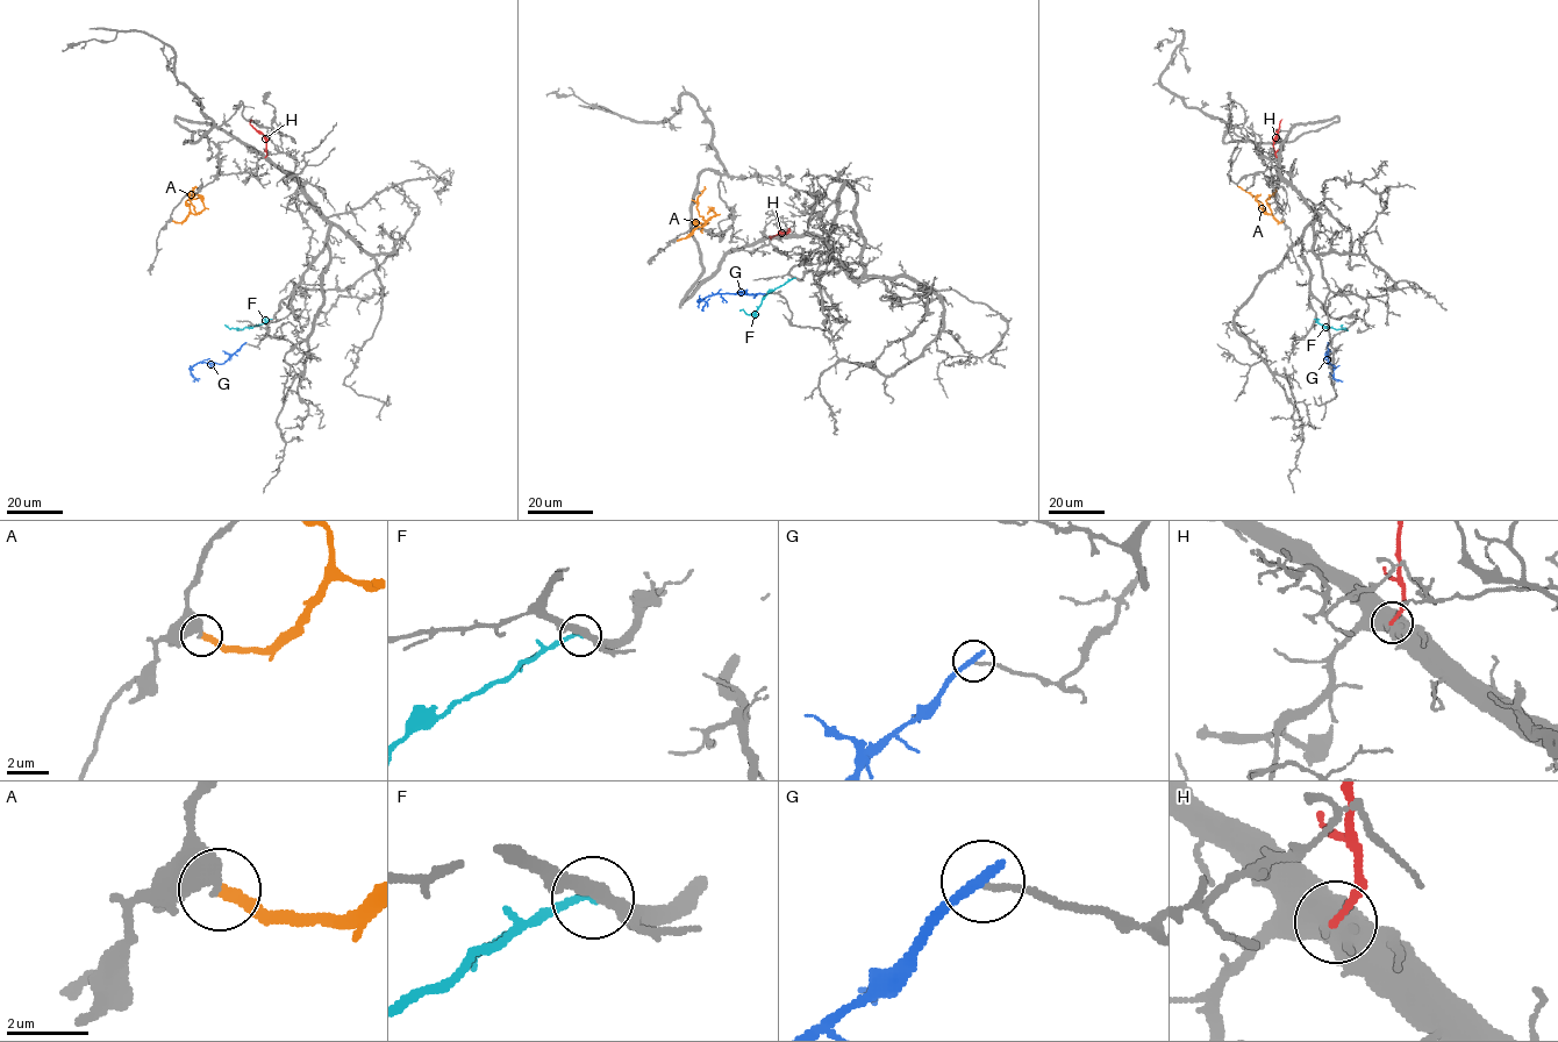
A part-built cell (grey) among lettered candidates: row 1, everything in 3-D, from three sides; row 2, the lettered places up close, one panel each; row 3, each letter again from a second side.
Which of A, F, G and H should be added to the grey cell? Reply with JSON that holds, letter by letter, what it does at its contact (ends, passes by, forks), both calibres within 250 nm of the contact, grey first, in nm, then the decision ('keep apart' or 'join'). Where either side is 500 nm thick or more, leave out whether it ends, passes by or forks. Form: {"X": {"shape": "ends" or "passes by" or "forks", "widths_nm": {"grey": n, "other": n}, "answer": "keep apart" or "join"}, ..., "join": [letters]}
{"A": {"shape": "ends", "widths_nm": {"grey": 420, "other": 320}, "answer": "keep apart"}, "F": {"shape": "ends", "widths_nm": {"grey": 340, "other": 190}, "answer": "keep apart"}, "G": {"shape": "ends", "widths_nm": {"grey": 150, "other": 240}, "answer": "keep apart"}, "H": {"widths_nm": {"grey": 750, "other": 180}, "answer": "keep apart"}, "join": []}

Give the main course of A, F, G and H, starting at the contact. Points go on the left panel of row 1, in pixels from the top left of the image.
A: (172, 220), (181, 222), (190, 213), (195, 213), (188, 197), (194, 186)
F: (271, 319), (243, 329), (224, 325)
G: (244, 343), (222, 364), (195, 364), (191, 370), (197, 379), (193, 380)
H: (265, 157), (266, 138), (250, 123), (251, 119)

